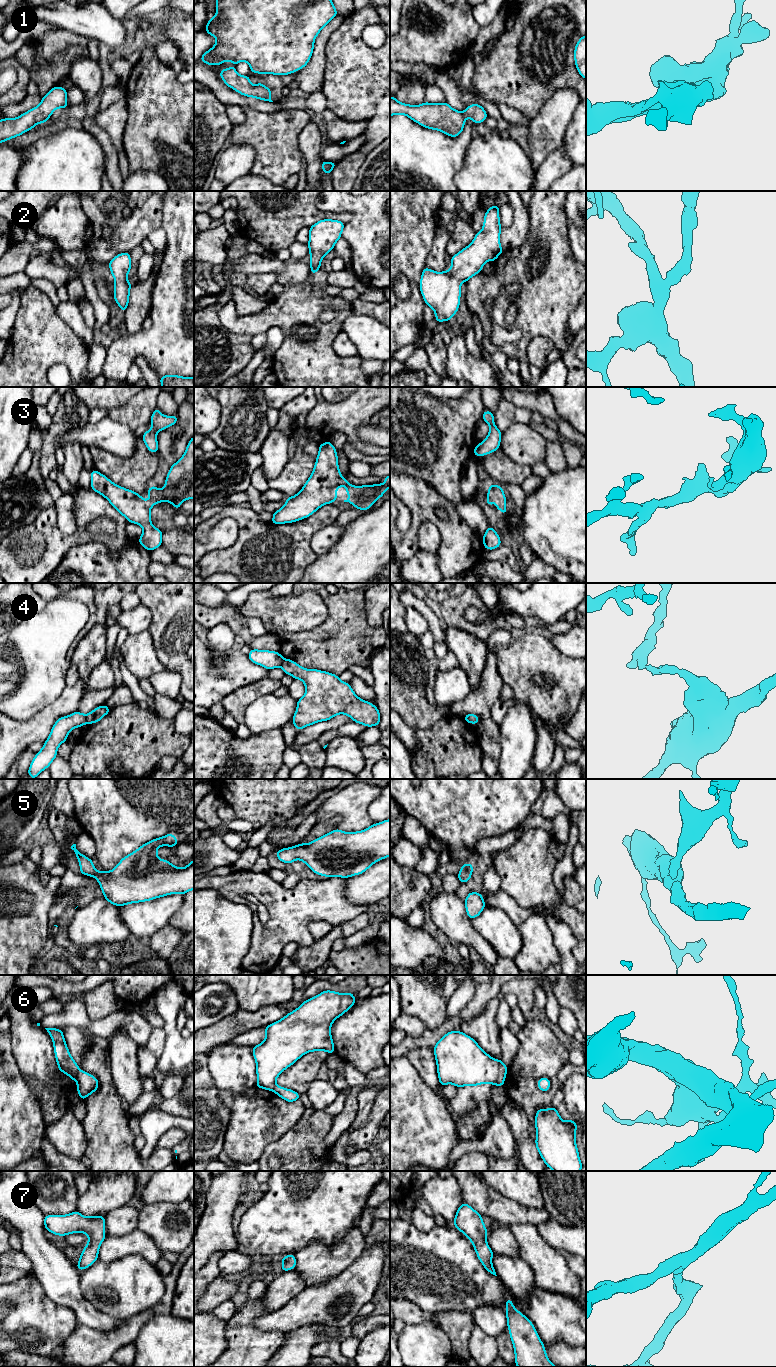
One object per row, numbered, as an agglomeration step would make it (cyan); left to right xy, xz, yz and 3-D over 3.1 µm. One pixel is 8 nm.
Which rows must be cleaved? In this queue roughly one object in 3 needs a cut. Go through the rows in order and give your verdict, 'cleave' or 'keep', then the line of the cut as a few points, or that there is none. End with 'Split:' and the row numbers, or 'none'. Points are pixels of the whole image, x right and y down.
1: keep; cut none
2: keep; cut none
3: keep; cut none
4: cleave; cut xy (85, 715), (87, 723)
5: keep; cut none
6: cleave; cut xy (79, 1069), (76, 1080)
7: keep; cut none
Split: 4, 6

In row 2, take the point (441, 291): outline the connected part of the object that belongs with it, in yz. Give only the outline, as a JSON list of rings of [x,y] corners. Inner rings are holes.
[[[491,206],[484,215],[482,230],[474,240],[451,257],[448,271],[436,272],[425,266],[419,282],[427,306],[435,312],[437,323],[450,321],[460,305],[461,283],[479,274],[487,261],[495,261],[502,254],[500,244],[499,209]]]

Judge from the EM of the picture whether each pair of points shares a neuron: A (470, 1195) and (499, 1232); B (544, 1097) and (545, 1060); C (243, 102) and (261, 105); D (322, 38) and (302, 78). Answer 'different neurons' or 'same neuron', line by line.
A: different neurons
B: same neuron
C: same neuron
D: same neuron

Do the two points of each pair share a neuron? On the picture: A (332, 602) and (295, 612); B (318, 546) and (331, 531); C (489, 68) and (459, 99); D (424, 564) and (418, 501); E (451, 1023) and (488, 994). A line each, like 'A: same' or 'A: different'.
A: different
B: same
C: different
D: different
E: same

